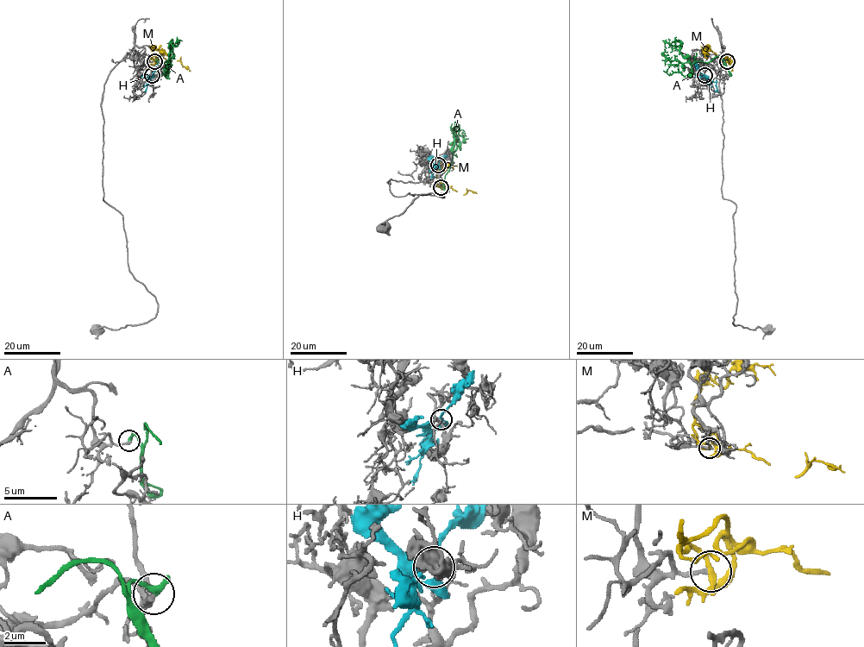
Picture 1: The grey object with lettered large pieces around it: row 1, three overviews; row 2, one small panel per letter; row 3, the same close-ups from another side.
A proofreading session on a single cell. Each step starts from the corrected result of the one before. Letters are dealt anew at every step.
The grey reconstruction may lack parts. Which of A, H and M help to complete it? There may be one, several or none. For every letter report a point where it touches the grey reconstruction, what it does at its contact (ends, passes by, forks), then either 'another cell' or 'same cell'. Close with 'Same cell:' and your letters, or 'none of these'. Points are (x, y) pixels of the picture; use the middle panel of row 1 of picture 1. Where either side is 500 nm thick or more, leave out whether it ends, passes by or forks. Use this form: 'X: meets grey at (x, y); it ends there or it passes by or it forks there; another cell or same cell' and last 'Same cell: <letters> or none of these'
A: meets grey at (440, 187); it ends there; another cell
H: meets grey at (438, 165); it passes by; another cell
M: meets grey at (441, 187); it passes by; same cell
Same cell: M

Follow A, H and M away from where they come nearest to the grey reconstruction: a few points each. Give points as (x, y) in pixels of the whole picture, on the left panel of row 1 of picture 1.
A: (153, 60), (159, 60), (158, 56), (168, 64), (173, 55), (171, 47), (172, 43), (169, 48)
H: (153, 75), (147, 81), (145, 92)
M: (154, 61), (150, 58), (155, 54), (170, 61), (178, 60), (190, 71)

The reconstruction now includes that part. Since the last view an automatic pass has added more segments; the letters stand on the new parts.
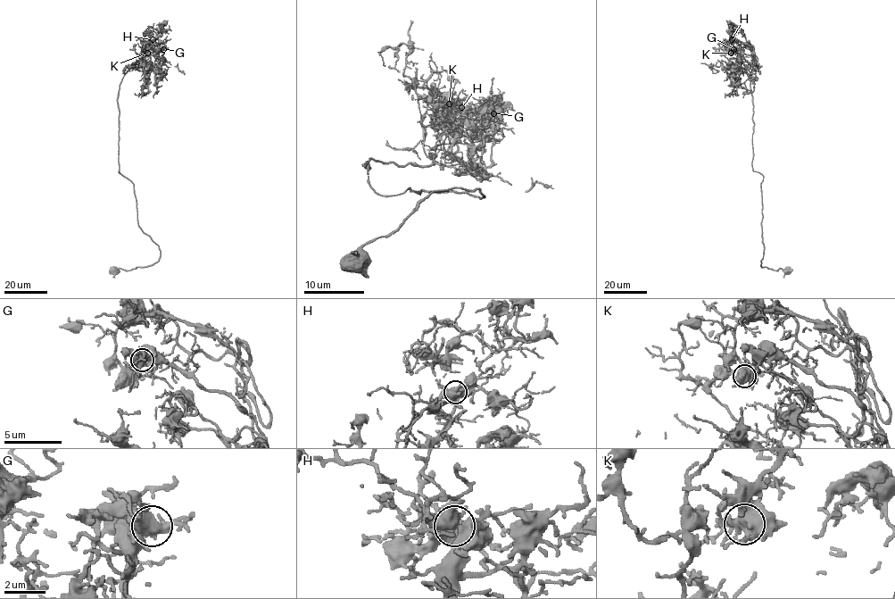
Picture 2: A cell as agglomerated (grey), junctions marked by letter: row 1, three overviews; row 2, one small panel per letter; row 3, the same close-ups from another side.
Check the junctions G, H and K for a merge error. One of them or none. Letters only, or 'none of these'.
H

